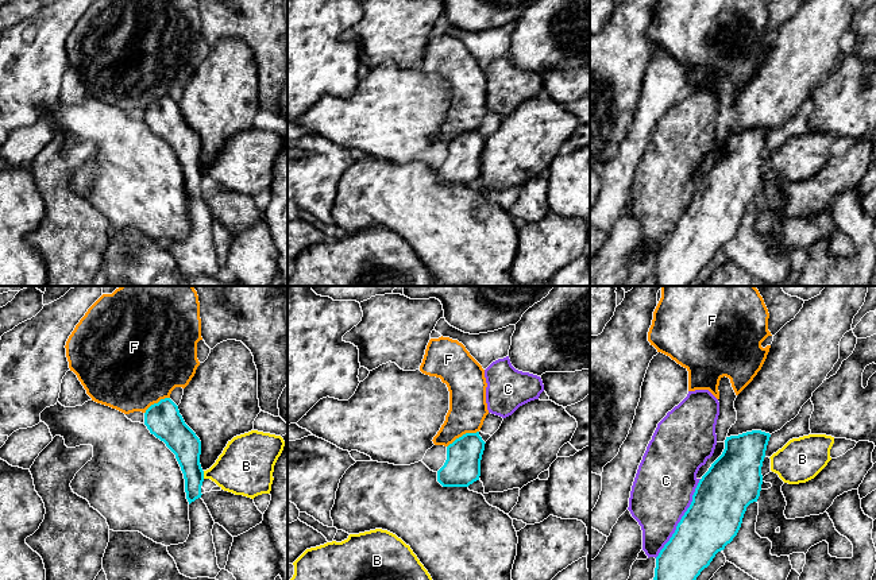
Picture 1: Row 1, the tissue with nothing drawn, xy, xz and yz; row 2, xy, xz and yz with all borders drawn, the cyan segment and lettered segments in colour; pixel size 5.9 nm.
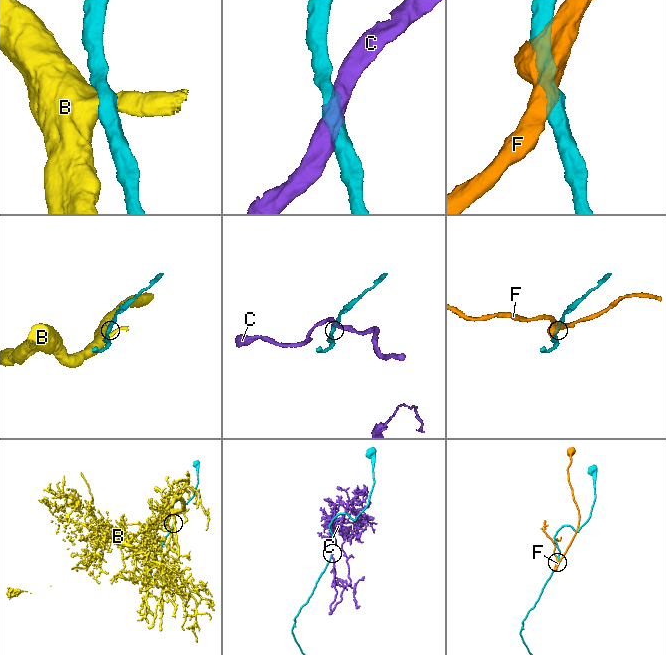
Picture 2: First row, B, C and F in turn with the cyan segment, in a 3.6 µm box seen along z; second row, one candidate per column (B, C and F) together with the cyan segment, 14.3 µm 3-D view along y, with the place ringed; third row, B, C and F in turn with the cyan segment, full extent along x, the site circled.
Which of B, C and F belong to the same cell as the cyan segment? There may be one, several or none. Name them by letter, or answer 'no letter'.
no letter

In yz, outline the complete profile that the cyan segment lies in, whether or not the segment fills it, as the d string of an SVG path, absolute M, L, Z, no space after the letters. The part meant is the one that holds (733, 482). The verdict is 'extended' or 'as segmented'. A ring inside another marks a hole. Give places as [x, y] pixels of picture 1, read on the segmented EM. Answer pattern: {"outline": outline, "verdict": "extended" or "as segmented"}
{"outline": "M752 430L725 440L722 455L699 480L692 502L669 541L656 557L653 580L696 580L715 554L737 535L746 507L757 502L763 484L761 467L771 434Z", "verdict": "as segmented"}

